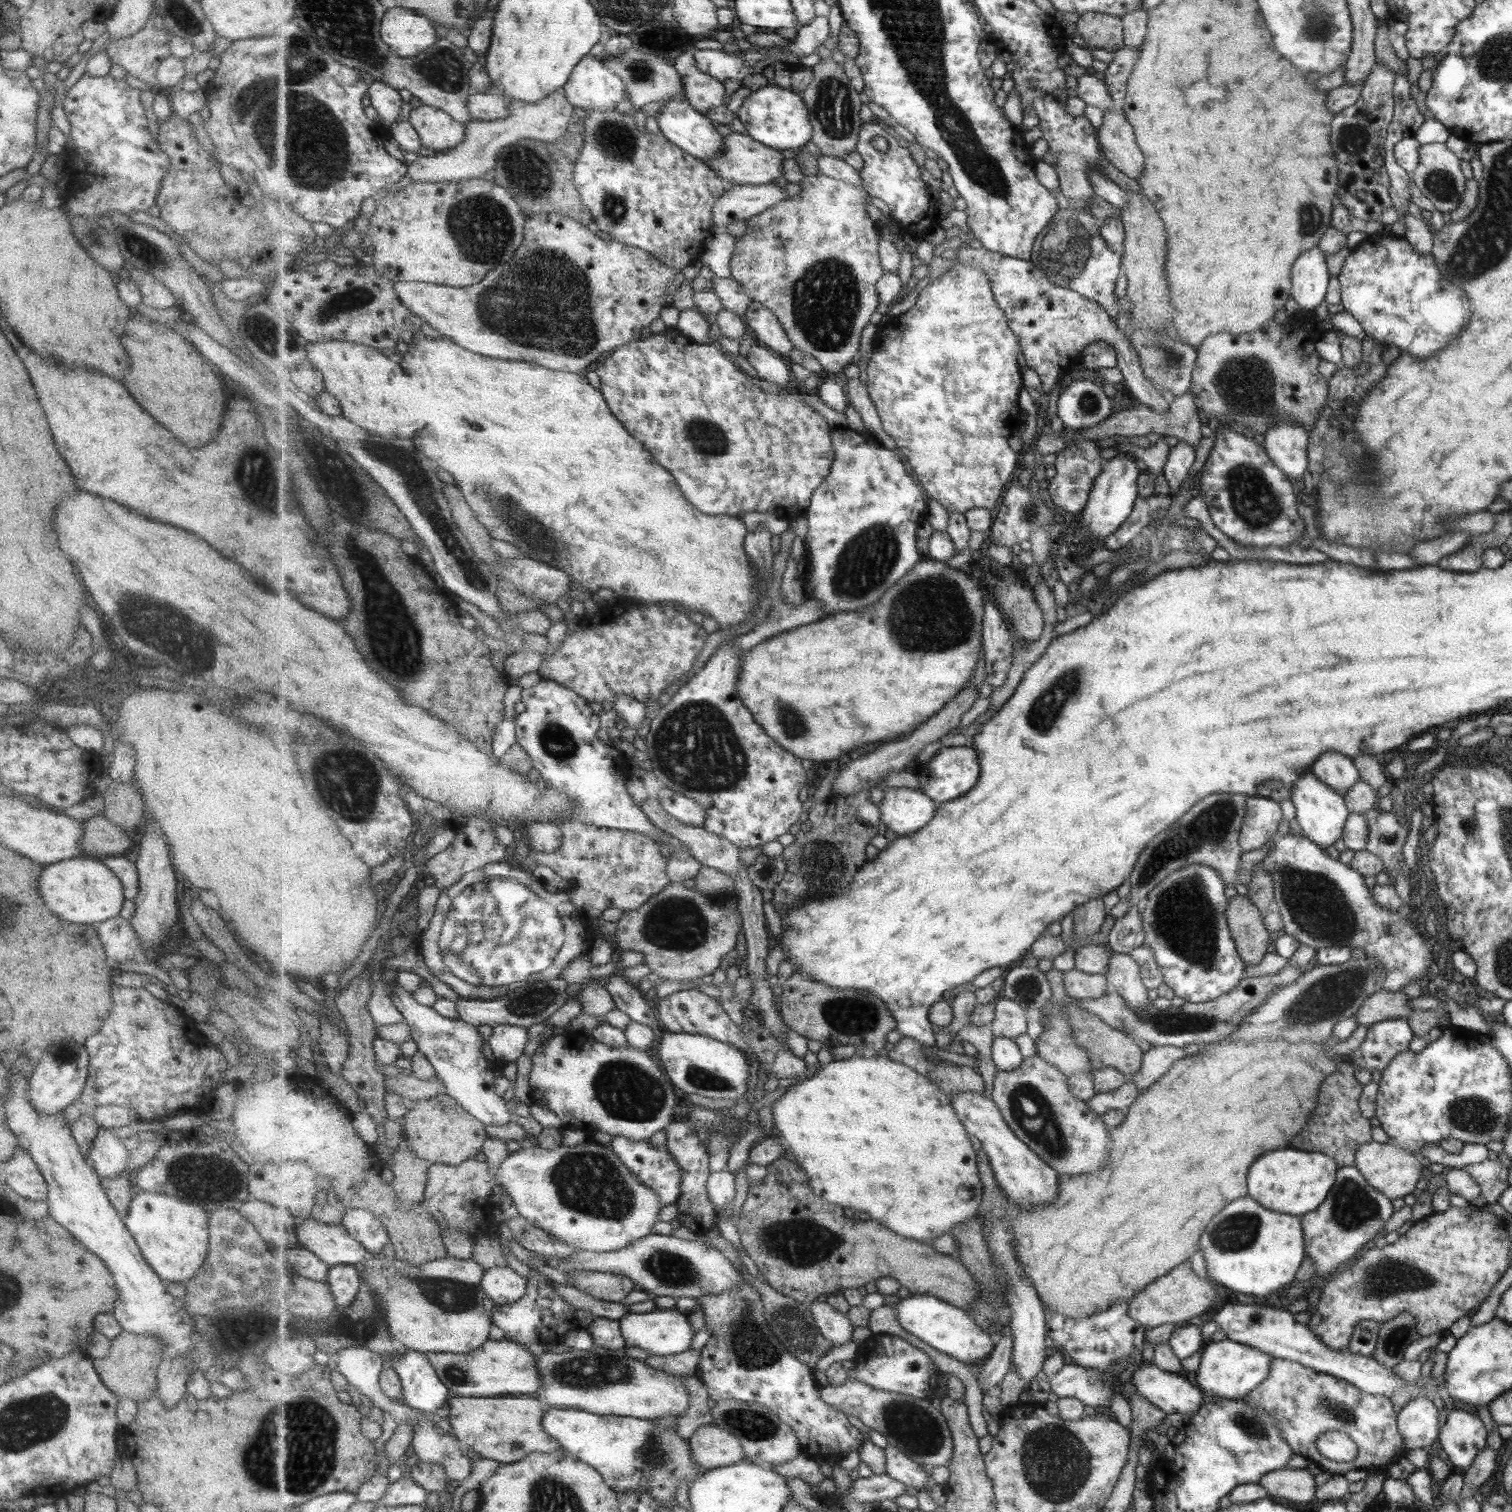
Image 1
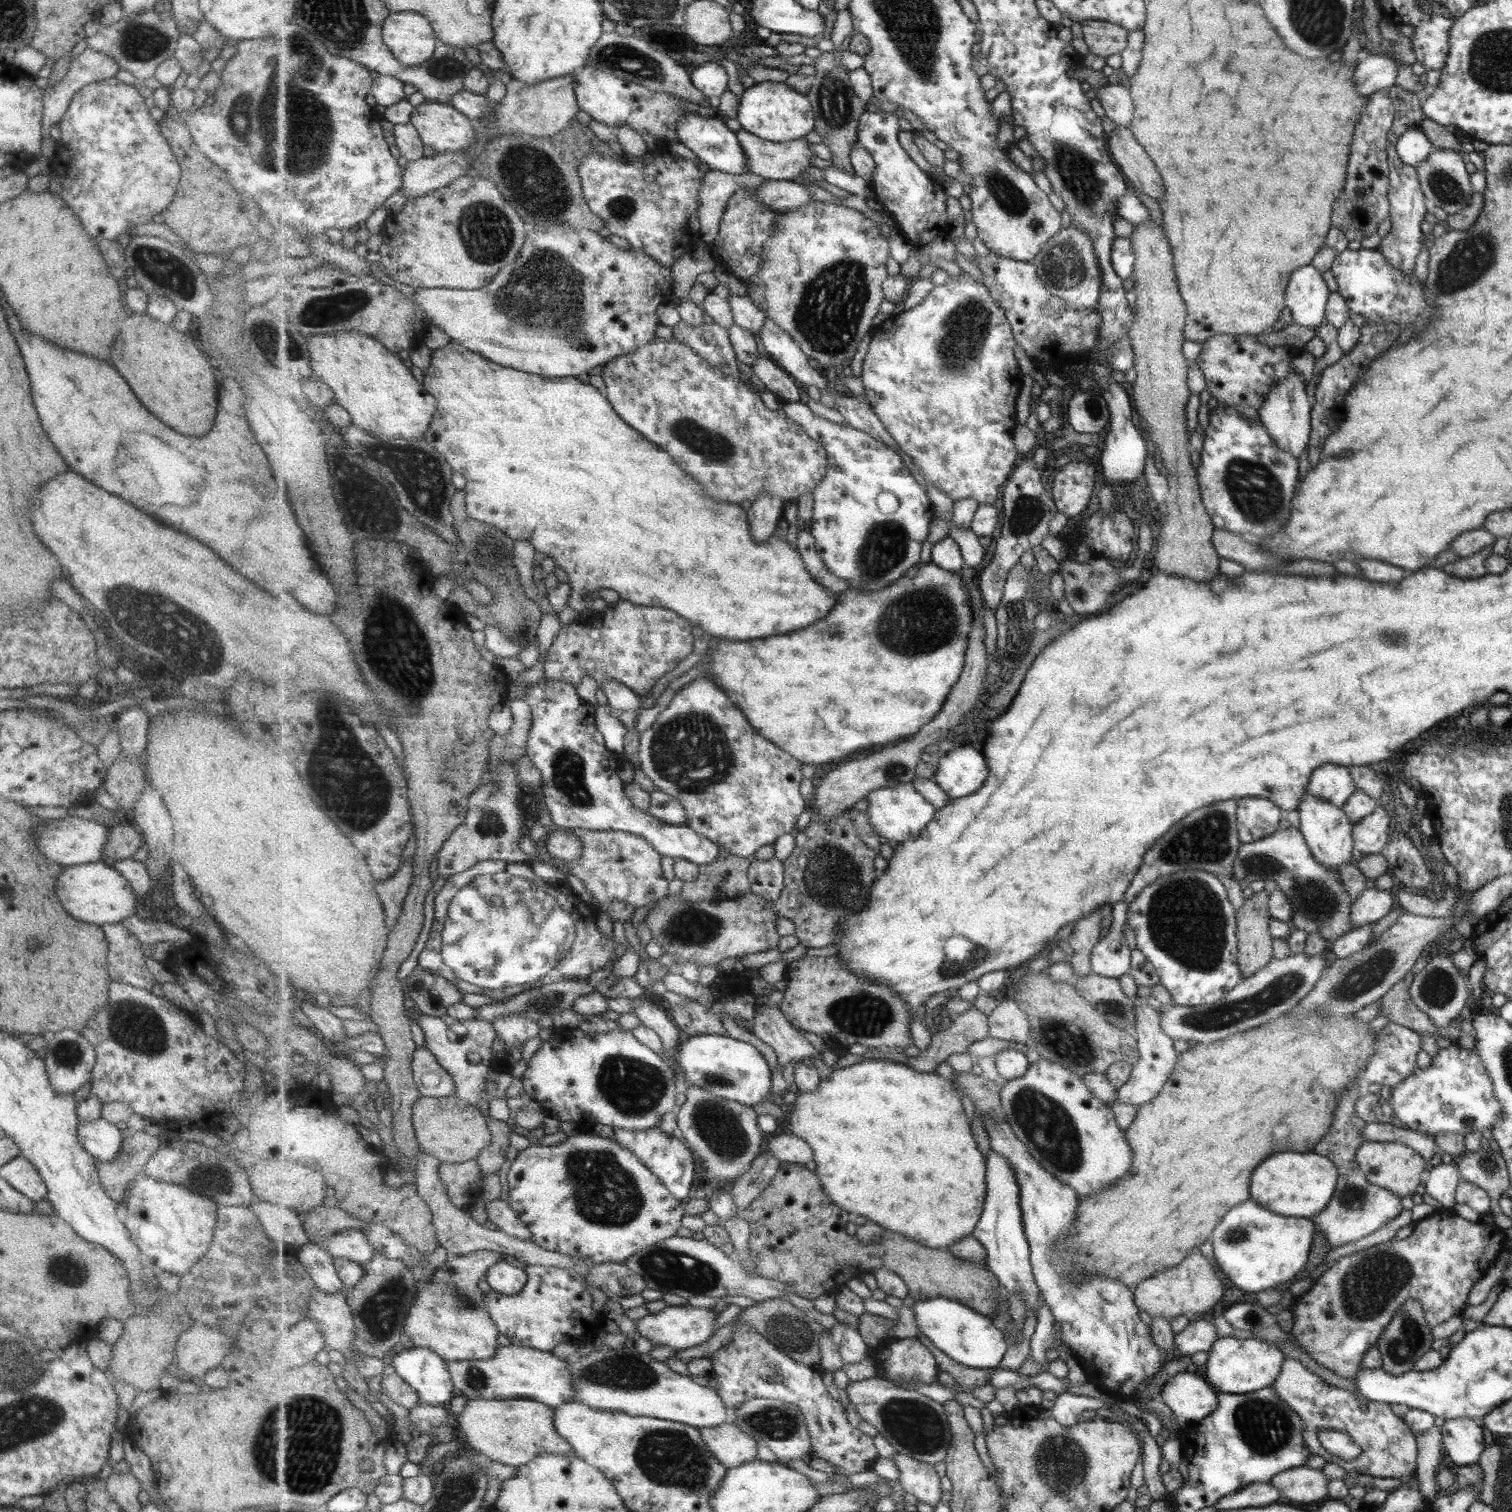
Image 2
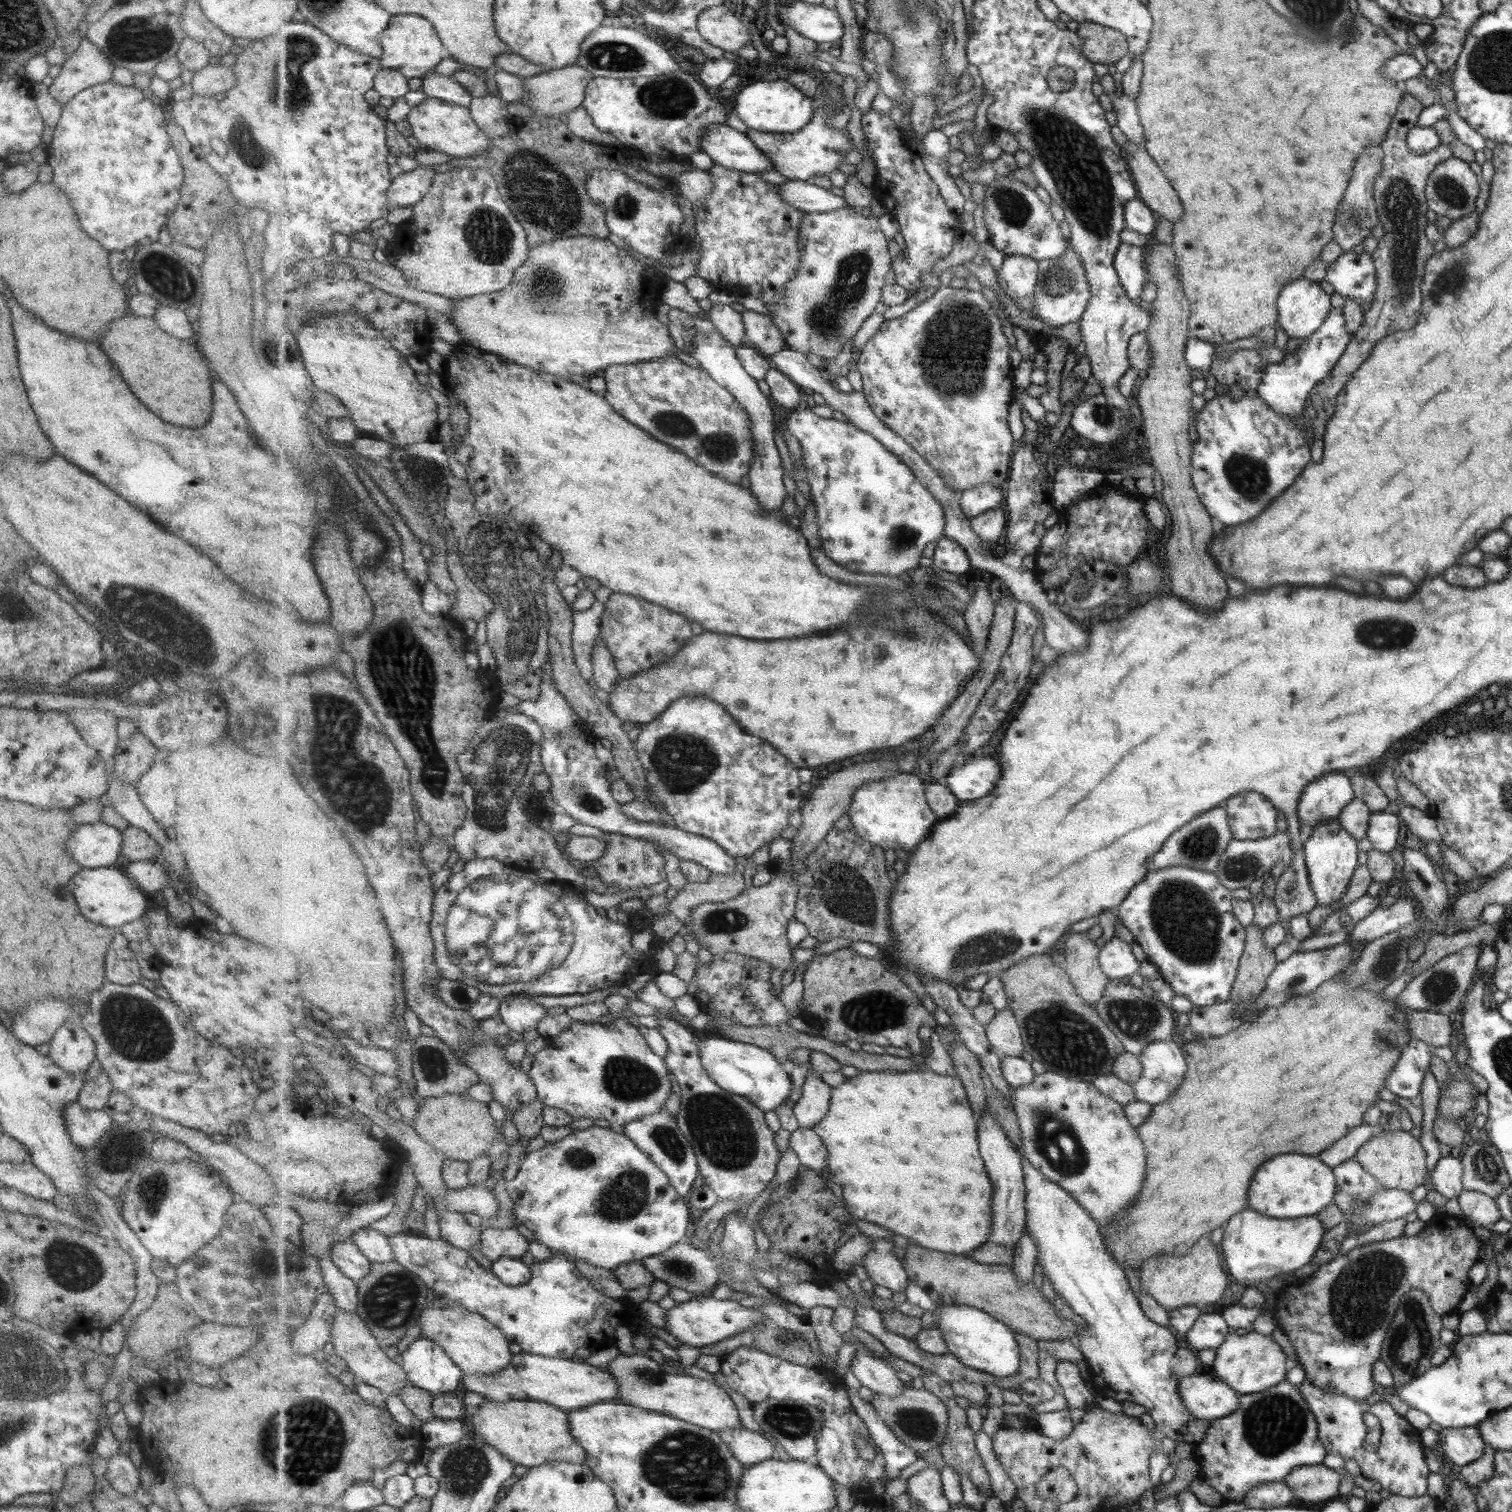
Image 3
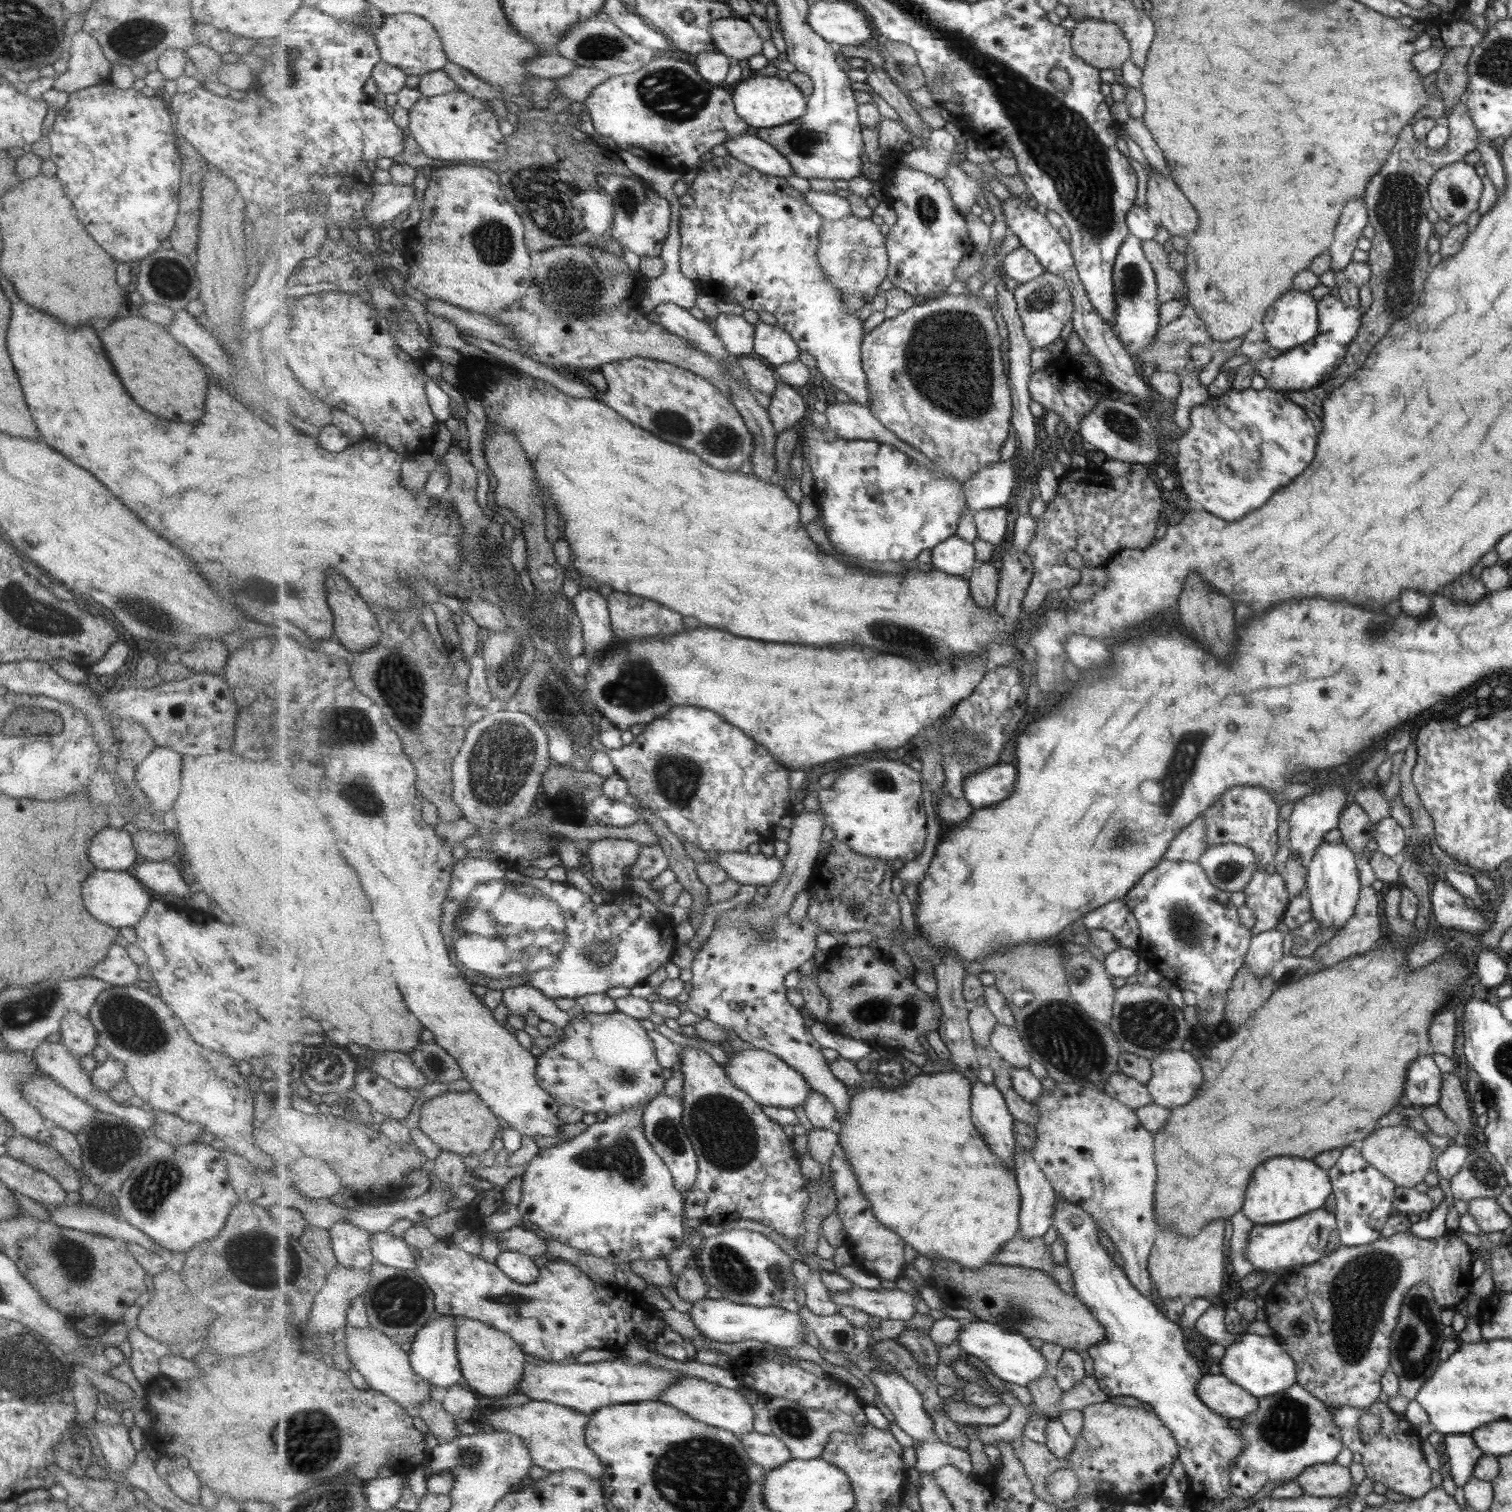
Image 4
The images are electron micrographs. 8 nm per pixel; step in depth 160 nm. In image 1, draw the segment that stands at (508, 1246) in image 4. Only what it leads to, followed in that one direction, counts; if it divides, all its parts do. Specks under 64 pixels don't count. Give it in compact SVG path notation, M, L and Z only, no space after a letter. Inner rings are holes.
M369 1253L363 1262L357 1264L357 1267L360 1269L363 1282L373 1289L375 1299L383 1309L392 1338L402 1342L407 1350L422 1353L467 1354L488 1342L493 1322L487 1310L489 1302L482 1287L486 1270L476 1260L449 1256L417 1266L397 1257L388 1258L381 1253Z

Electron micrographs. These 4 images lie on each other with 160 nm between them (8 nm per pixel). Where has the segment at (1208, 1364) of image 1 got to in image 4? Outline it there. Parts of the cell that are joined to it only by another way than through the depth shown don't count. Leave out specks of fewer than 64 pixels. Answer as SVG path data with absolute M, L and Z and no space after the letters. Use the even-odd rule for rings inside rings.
M1244 1333L1235 1342L1225 1347L1216 1370L1228 1377L1233 1383L1240 1385L1245 1392L1252 1393L1256 1398L1275 1395L1284 1391L1296 1382L1296 1366L1288 1353L1281 1350L1275 1338L1264 1335Z

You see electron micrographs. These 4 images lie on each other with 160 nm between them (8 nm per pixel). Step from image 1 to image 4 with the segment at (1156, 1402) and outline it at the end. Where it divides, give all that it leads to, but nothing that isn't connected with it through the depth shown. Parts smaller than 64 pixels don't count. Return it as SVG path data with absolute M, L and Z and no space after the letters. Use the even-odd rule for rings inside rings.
M1216 1369L1201 1377L1195 1391L1209 1409L1225 1418L1242 1419L1259 1408L1252 1393L1245 1392Z

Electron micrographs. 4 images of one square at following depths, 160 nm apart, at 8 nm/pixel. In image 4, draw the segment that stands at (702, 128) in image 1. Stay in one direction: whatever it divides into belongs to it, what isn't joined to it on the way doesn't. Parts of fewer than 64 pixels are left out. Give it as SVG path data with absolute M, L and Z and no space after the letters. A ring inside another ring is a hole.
M749 133L735 135L725 140L724 147L733 158L743 164L756 168L766 175L786 177L793 174L793 167L784 153L779 152L772 144L761 137Z

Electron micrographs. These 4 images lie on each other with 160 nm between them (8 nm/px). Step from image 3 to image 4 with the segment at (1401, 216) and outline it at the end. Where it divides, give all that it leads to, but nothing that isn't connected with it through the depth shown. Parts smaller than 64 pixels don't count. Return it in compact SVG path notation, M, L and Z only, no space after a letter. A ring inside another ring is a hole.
M1464 96L1444 119L1443 122L1448 127L1448 139L1446 145L1436 151L1427 148L1424 142L1413 136L1412 127L1419 118L1417 115L1413 116L1408 126L1399 132L1395 146L1388 152L1380 170L1368 180L1365 187L1362 200L1367 210L1367 224L1373 228L1375 234L1371 240L1371 248L1367 252L1369 260L1366 262L1370 269L1368 284L1372 301L1369 308L1362 312L1362 326L1356 338L1348 344L1347 354L1328 381L1309 390L1292 390L1283 394L1301 408L1311 410L1321 422L1324 399L1332 390L1351 380L1352 374L1364 366L1369 351L1388 333L1388 329L1397 319L1411 315L1418 307L1424 280L1430 274L1428 262L1430 255L1425 252L1427 238L1431 236L1431 230L1434 230L1425 218L1425 212L1429 210L1428 184L1437 170L1446 164L1461 161L1465 153L1476 148L1477 132L1471 122Z

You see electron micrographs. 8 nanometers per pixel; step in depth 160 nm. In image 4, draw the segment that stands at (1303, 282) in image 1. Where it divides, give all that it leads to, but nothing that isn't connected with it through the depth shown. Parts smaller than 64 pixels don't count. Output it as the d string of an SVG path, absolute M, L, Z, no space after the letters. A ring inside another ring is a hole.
M1289 290L1284 292L1268 308L1261 326L1268 345L1272 348L1277 348L1283 352L1299 347L1319 334L1319 313L1317 312L1316 301L1313 300L1308 291Z

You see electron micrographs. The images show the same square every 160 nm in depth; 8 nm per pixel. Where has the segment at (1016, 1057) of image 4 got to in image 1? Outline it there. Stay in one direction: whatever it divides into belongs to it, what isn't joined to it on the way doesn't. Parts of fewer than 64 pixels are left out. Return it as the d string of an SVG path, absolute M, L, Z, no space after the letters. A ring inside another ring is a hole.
M1000 997L995 1003L996 1017L991 1027L996 1037L1014 1039L1027 1032L1028 1018L1025 1009L1018 1002Z

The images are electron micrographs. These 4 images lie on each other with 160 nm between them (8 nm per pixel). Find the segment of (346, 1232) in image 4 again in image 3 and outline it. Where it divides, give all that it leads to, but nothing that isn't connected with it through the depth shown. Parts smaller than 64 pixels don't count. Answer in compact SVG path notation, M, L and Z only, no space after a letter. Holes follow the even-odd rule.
M353 1235L331 1247L331 1258L341 1272L356 1282L363 1280L372 1267L372 1262L353 1241Z

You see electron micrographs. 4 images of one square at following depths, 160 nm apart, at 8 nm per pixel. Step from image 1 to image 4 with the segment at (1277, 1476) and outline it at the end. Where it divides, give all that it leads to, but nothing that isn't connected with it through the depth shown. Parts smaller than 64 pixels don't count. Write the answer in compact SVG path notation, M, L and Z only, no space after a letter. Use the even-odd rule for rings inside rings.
M1337 1463L1314 1464L1303 1470L1294 1481L1307 1496L1317 1498L1340 1497L1351 1486L1351 1473L1345 1466Z

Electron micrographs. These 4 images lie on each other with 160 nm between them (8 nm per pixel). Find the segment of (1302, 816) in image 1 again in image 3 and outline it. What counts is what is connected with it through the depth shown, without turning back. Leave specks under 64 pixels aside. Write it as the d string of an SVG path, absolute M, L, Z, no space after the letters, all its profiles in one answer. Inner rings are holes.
M1337 819L1329 820L1327 824L1312 826L1309 837L1302 842L1309 888L1313 891L1317 905L1330 905L1340 900L1357 865L1356 842L1357 840L1341 826Z

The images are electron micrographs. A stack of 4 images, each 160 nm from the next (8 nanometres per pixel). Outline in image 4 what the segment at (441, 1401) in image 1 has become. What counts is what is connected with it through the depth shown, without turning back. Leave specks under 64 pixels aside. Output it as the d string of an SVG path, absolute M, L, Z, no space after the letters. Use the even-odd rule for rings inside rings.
M454 1315L435 1316L429 1324L425 1325L417 1333L415 1342L408 1346L413 1370L421 1378L429 1381L432 1386L441 1386L441 1388L449 1389L452 1386L464 1383L459 1348L457 1348L454 1318Z

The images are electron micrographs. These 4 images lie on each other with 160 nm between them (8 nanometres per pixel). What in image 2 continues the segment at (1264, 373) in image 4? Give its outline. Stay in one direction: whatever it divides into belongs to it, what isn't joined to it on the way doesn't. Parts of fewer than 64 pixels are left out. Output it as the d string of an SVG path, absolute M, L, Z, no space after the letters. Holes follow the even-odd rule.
M1294 370L1292 374L1280 380L1272 387L1272 390L1268 391L1262 407L1257 412L1260 423L1267 429L1276 447L1283 452L1291 452L1293 456L1299 458L1303 450L1308 447L1308 440L1311 436L1311 410L1312 406L1305 395L1305 381Z

